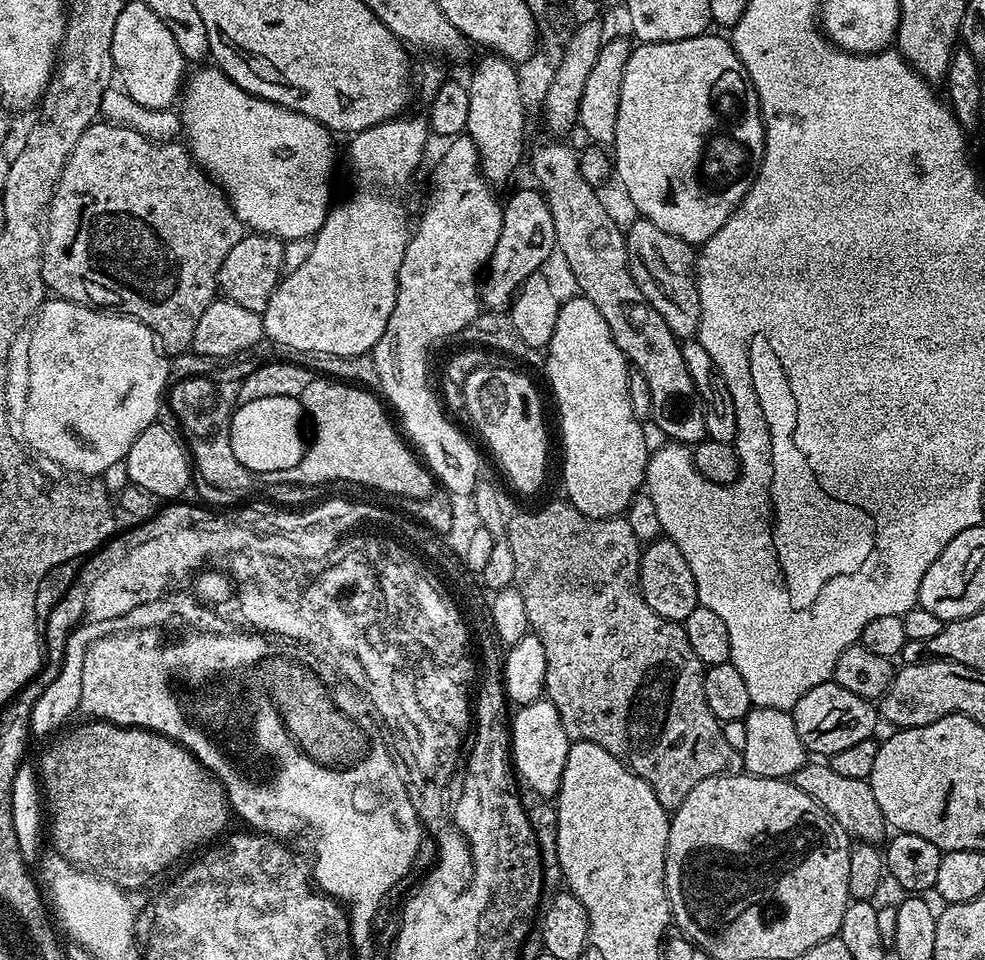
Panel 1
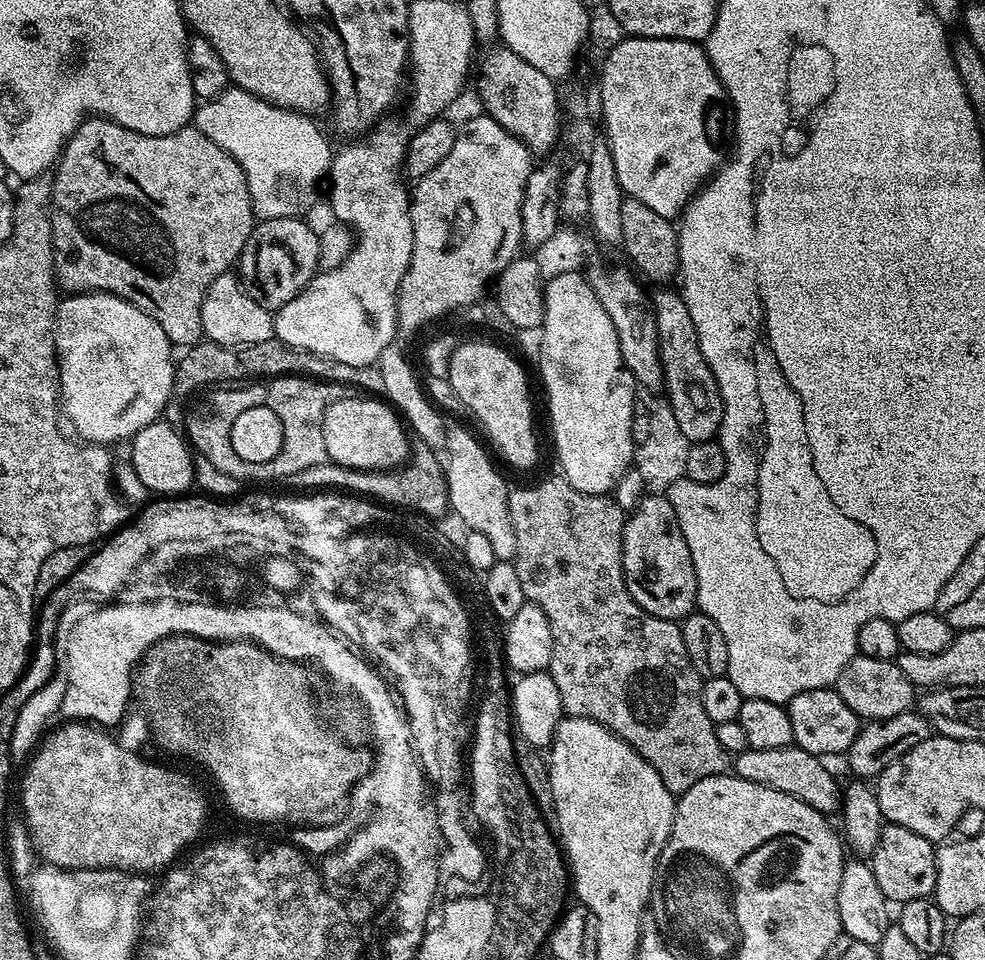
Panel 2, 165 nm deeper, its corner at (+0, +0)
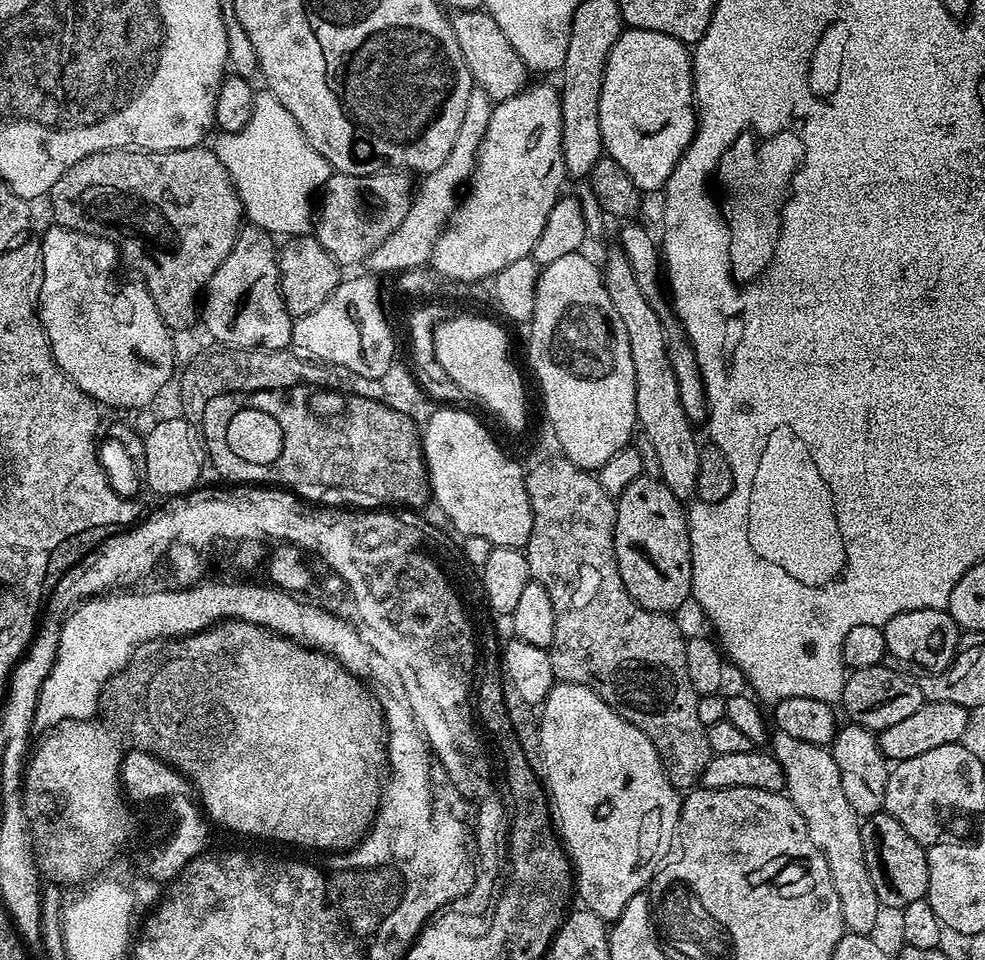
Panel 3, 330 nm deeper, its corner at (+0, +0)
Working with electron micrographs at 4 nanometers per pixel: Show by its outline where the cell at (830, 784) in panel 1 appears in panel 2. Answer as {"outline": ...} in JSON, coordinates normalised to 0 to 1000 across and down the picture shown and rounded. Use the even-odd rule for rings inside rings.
{"outline":[[[800,775],[790,781],[770,781],[761,779],[756,783],[748,783],[745,788],[745,804],[757,815],[770,815],[770,819],[782,819],[786,823],[794,823],[794,827],[802,827],[814,835],[818,835],[826,844],[838,848],[852,843],[854,836],[853,821],[838,793],[831,788]]]}

